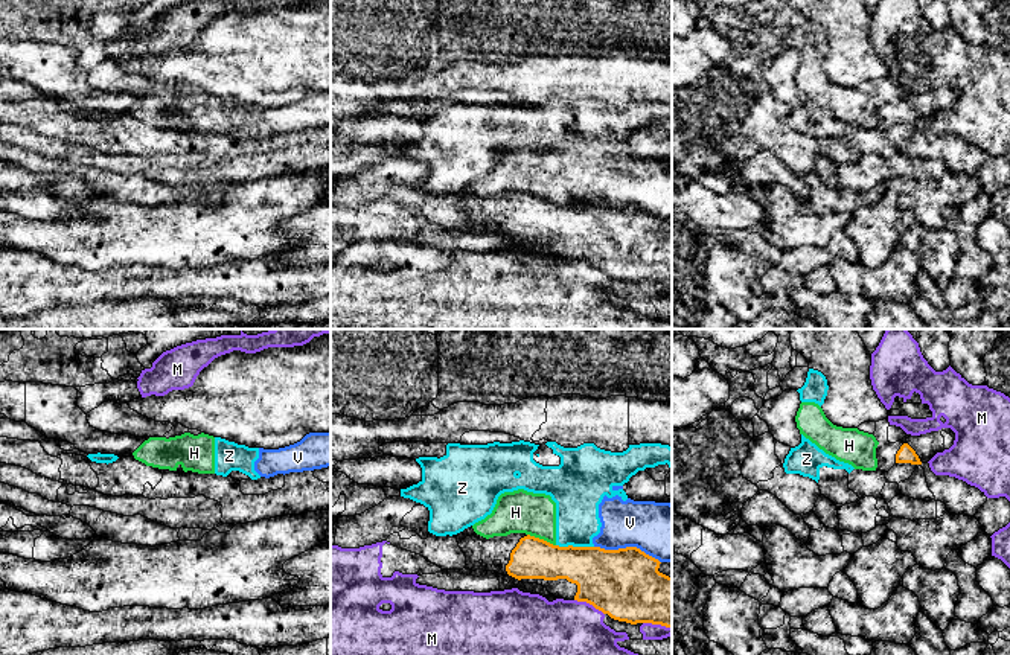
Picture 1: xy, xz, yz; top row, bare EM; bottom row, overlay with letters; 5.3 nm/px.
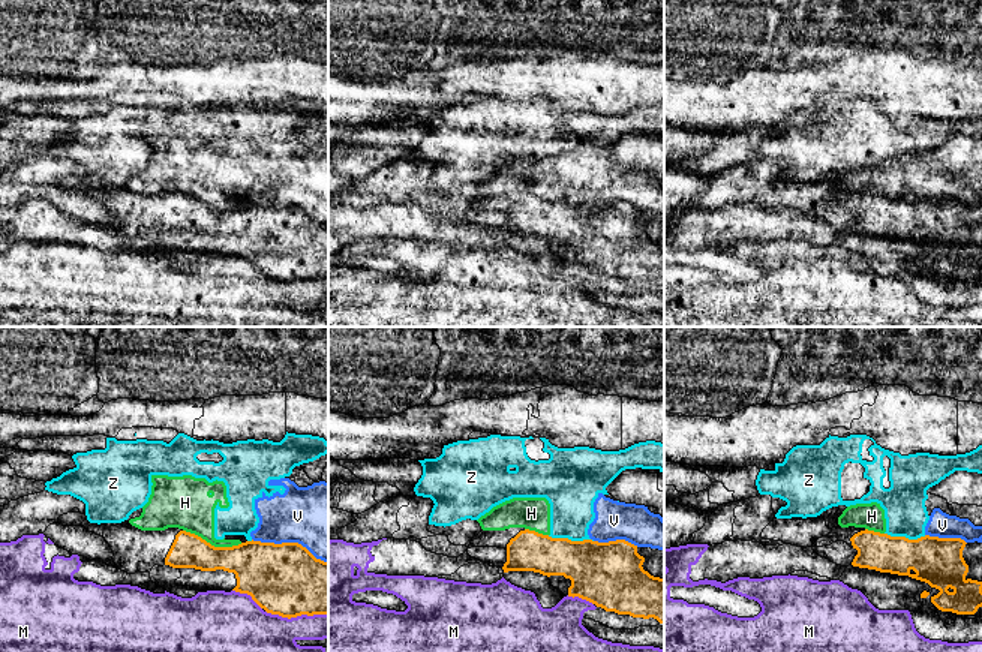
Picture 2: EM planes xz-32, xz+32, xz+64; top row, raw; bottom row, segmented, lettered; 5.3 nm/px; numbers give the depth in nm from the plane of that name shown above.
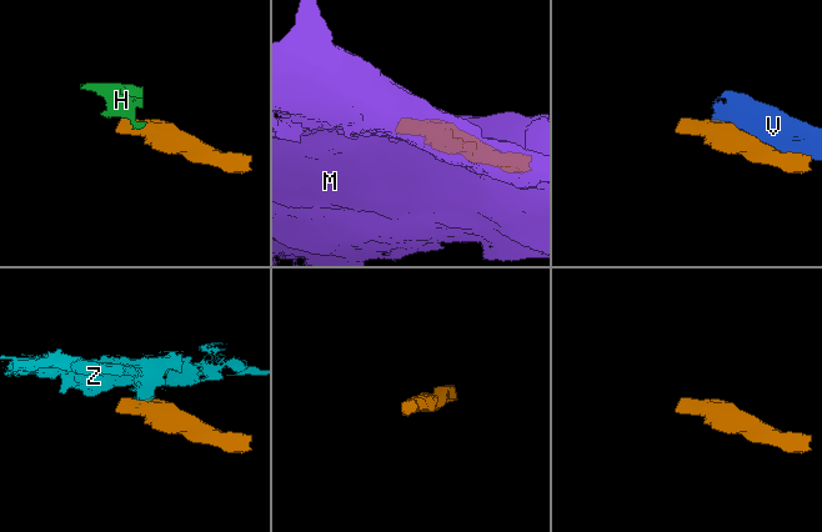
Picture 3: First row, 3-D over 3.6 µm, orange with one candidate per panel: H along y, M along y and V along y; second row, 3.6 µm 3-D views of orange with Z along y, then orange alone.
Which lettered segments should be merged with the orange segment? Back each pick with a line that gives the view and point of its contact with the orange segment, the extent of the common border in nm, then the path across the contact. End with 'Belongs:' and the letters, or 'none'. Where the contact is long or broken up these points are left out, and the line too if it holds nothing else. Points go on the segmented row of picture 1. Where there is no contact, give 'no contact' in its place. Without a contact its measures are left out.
Belongs: none

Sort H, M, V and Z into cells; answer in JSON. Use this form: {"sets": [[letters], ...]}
{"sets": [["H", "V"], ["M"], ["Z"]]}

